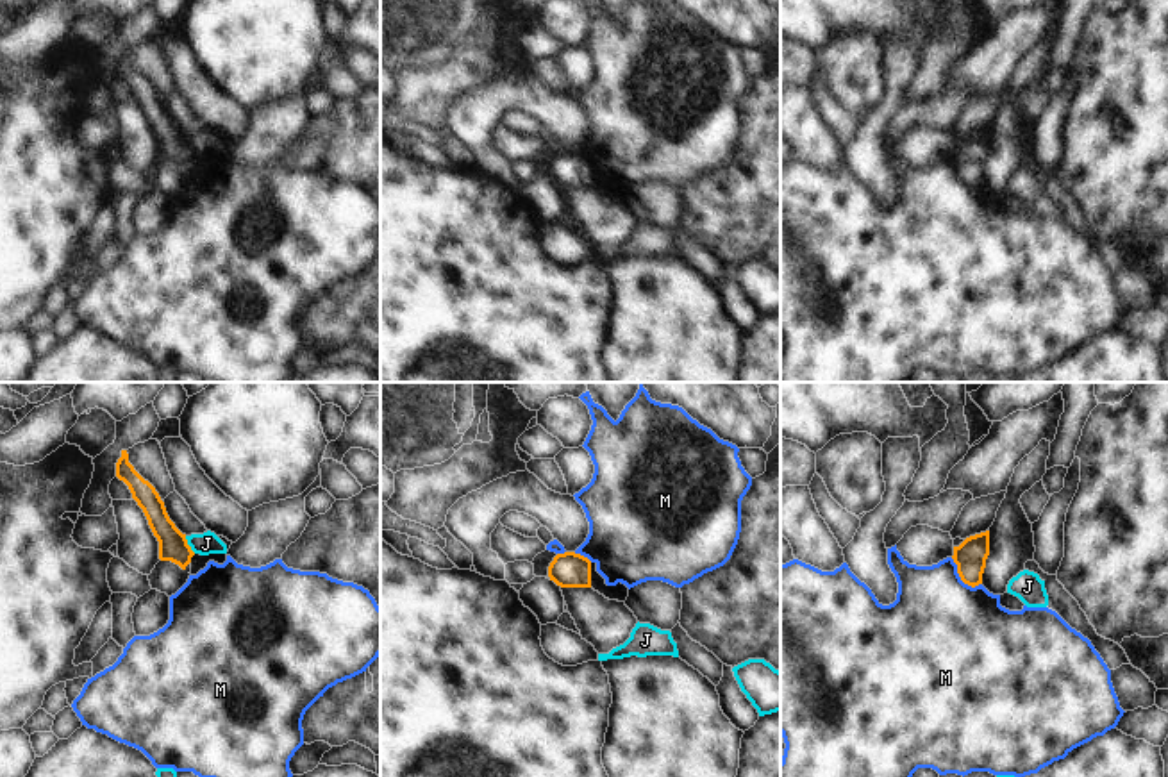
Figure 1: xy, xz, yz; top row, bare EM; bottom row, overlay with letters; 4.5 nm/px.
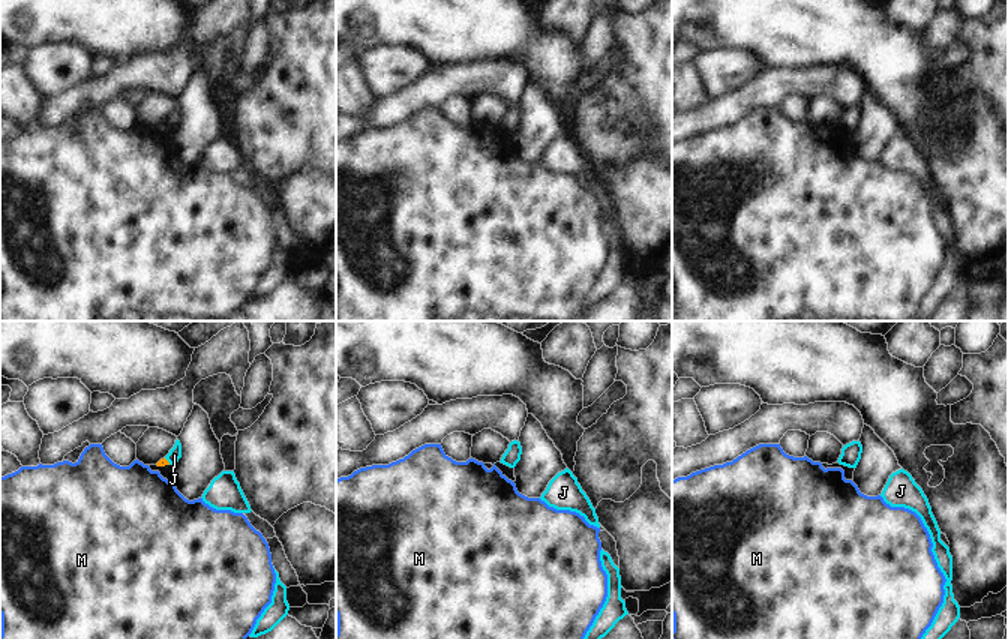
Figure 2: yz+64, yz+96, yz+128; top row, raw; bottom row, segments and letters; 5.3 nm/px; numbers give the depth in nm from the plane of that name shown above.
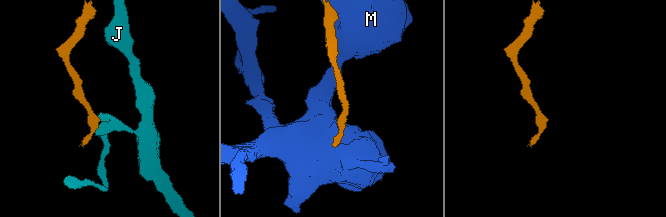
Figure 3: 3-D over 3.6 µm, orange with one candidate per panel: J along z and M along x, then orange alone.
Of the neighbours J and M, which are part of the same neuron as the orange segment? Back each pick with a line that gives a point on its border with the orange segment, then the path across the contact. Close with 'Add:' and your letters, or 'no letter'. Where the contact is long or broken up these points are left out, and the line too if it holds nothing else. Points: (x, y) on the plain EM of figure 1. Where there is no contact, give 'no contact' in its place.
Add: no letter

